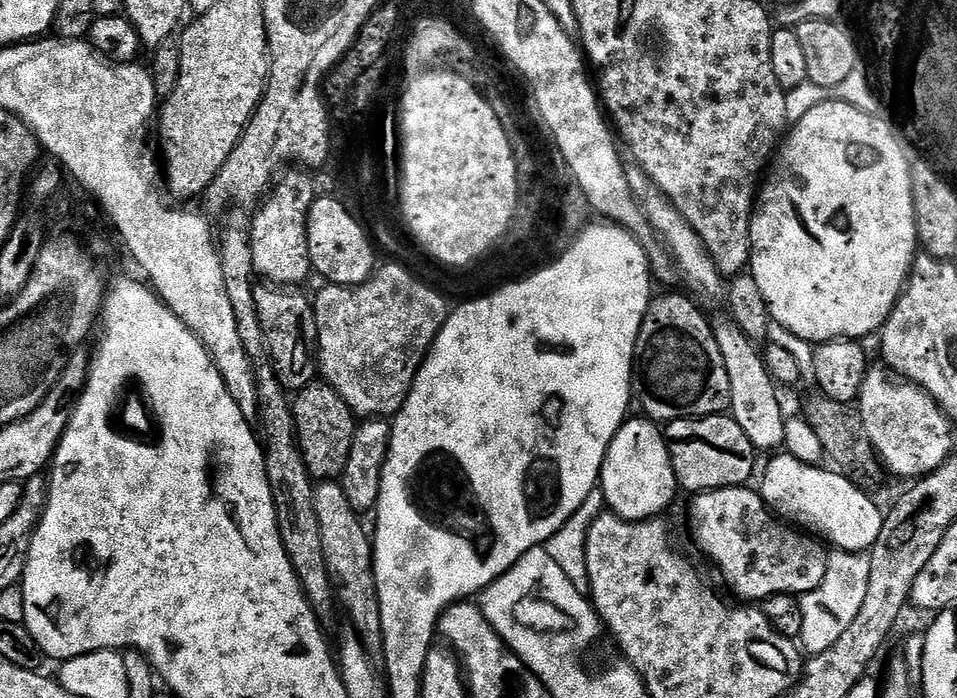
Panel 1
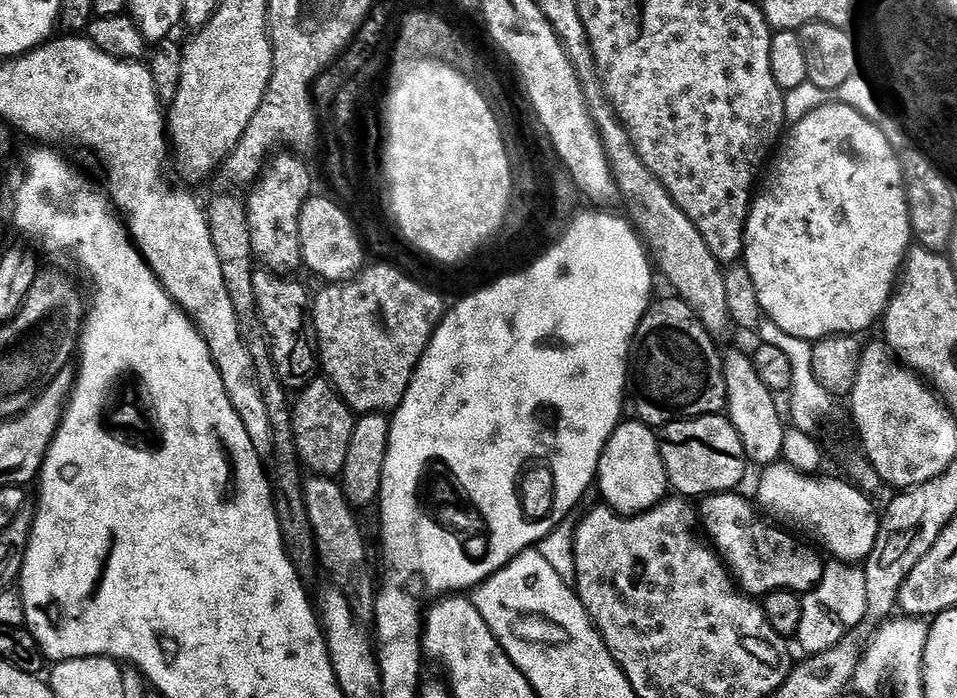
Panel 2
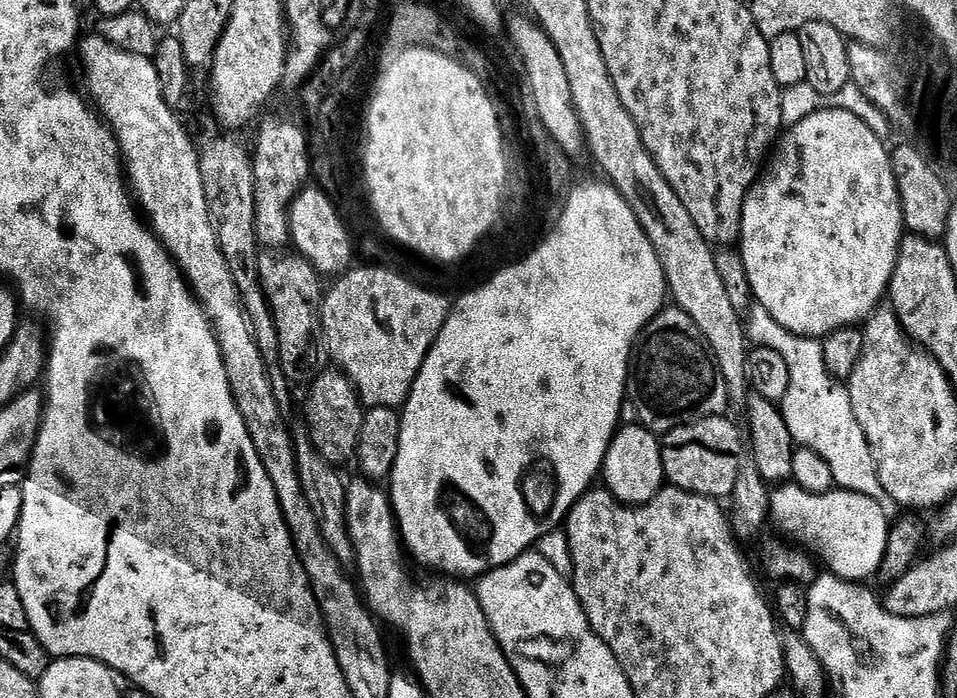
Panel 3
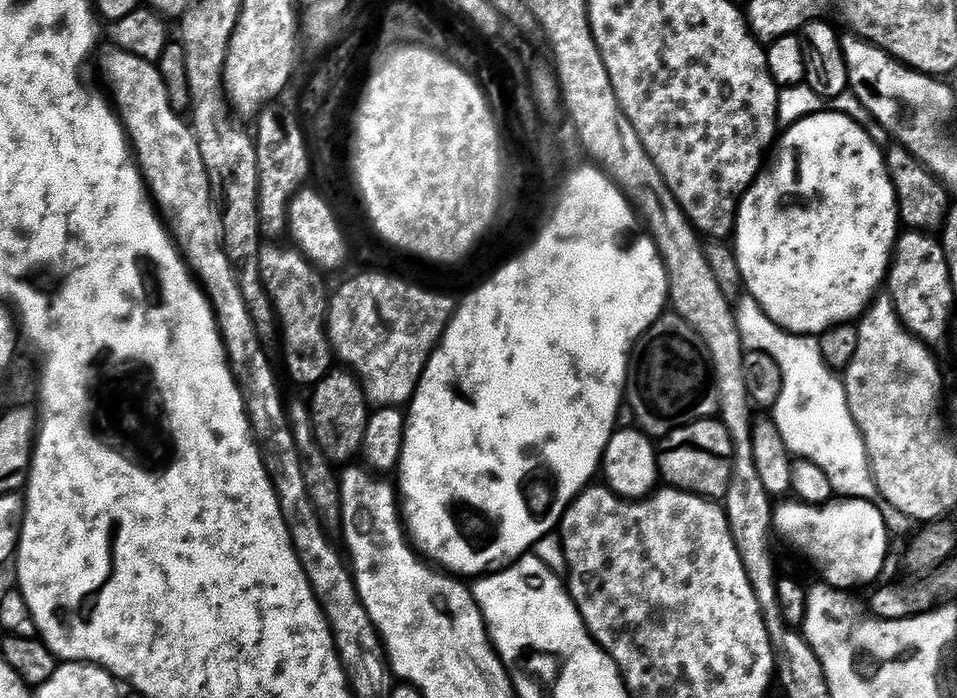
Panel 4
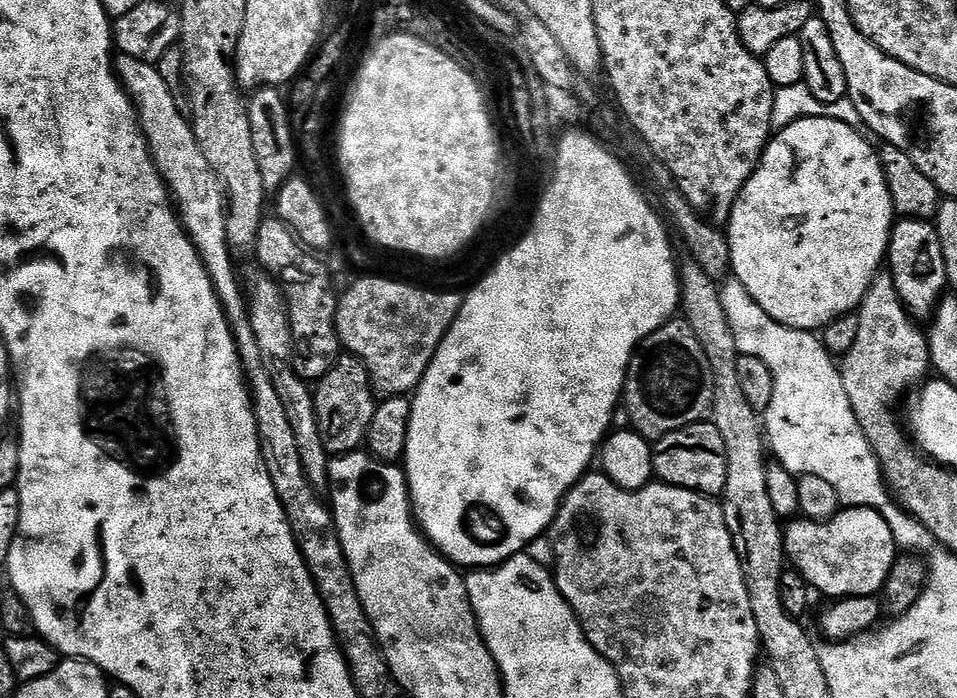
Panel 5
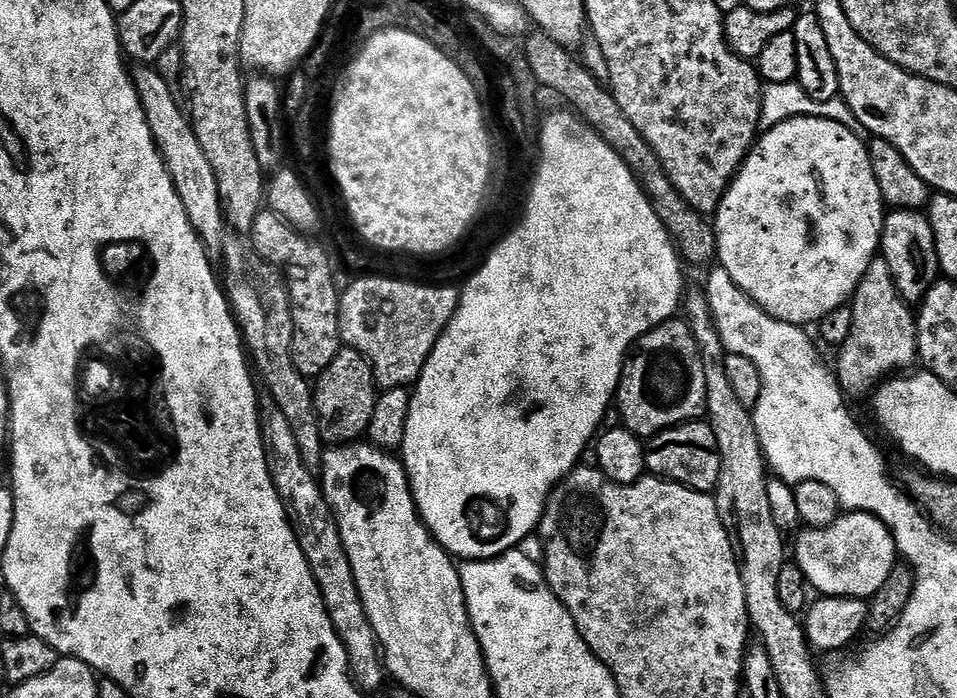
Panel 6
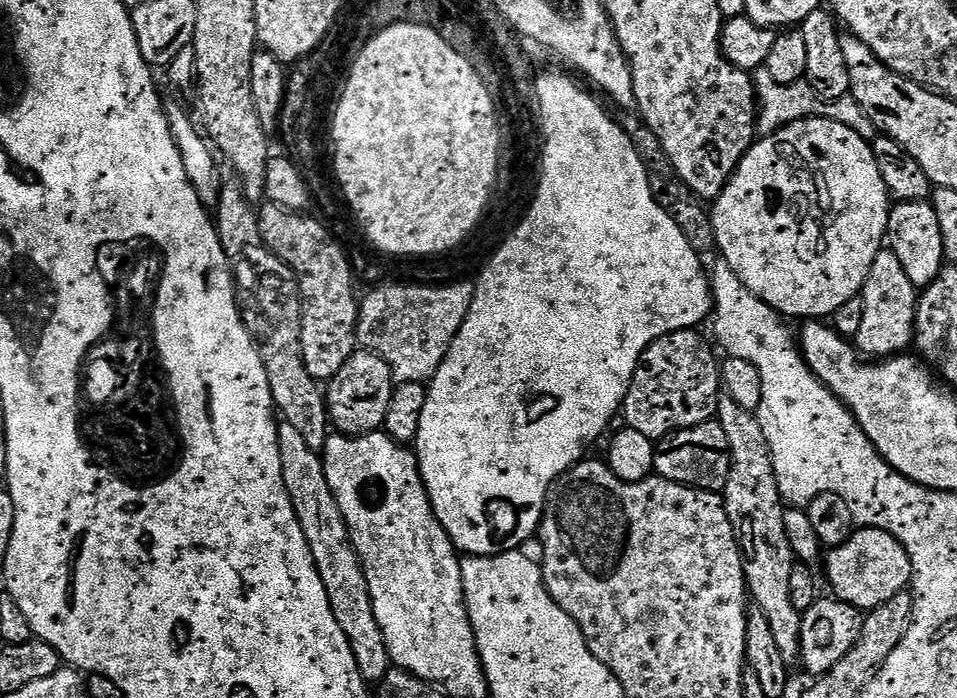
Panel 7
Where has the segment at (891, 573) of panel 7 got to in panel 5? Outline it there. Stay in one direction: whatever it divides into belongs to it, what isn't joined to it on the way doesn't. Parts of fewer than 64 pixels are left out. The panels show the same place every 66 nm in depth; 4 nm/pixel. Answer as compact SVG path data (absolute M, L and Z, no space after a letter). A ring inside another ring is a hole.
M845 507L829 520L796 518L783 533L784 553L789 563L809 587L819 595L821 592L832 596L828 598L876 596L887 582L898 555L896 539L886 518L872 508Z

